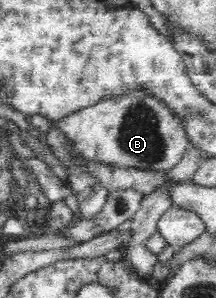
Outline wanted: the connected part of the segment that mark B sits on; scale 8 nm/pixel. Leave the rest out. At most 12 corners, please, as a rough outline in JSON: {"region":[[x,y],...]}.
{"region":[[142,86],[56,122],[80,159],[168,171],[182,116]]}

